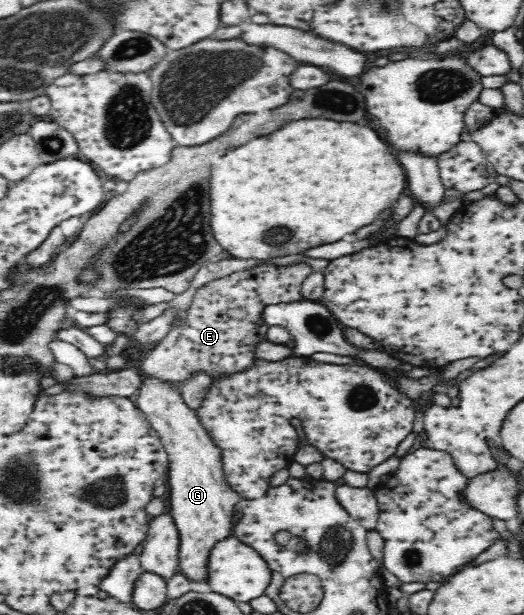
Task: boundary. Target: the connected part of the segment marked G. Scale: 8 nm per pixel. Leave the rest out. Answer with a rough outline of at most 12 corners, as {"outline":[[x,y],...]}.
{"outline":[[175,383],[136,401],[169,456],[179,571],[210,577],[243,497]]}

